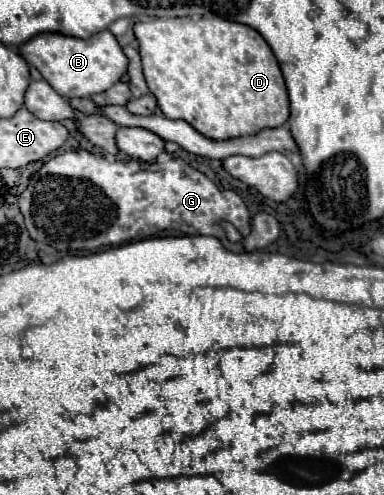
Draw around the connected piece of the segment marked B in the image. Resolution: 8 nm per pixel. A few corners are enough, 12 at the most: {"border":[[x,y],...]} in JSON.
{"border":[[109,30],[37,34],[19,54],[67,100],[109,90],[129,64]]}

